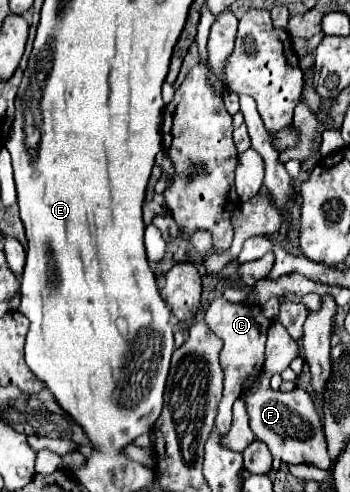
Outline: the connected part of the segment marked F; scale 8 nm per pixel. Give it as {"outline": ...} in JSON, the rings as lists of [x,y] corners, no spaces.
{"outline":[[[266,373],[266,379],[258,385],[258,391],[250,397],[244,399],[250,415],[250,427],[262,443],[268,445],[272,457],[280,459],[282,463],[296,465],[296,463],[312,463],[320,469],[332,469],[332,459],[326,451],[326,439],[324,431],[320,427],[320,417],[316,413],[314,401],[306,391],[272,391],[268,387],[270,375]]]}

